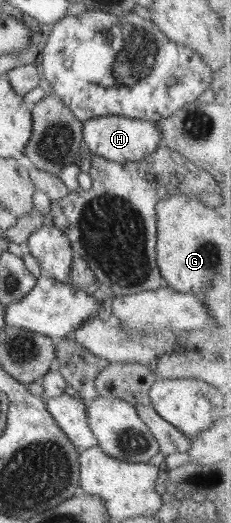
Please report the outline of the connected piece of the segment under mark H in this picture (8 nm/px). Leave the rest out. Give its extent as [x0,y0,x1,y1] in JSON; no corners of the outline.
[82,116,163,166]

